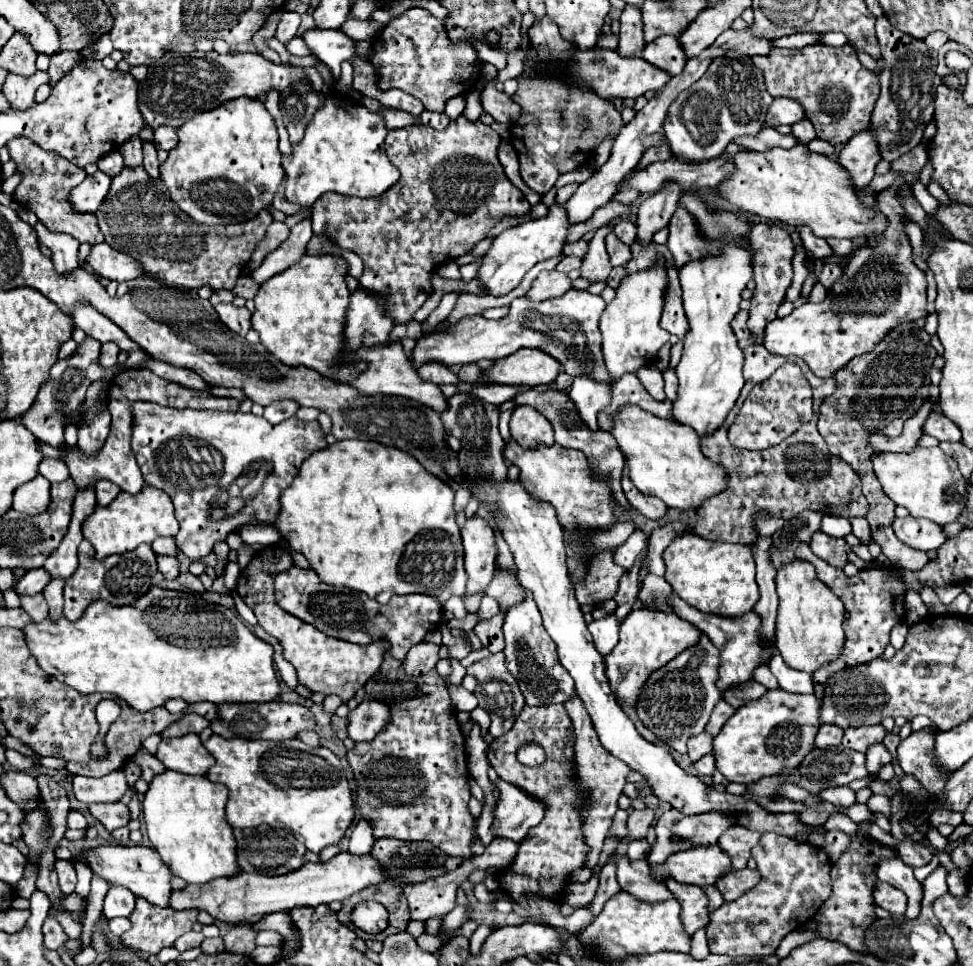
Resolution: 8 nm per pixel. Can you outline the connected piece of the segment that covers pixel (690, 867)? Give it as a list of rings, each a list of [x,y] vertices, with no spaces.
[[[719,844],[693,846],[689,850],[671,854],[663,866],[655,866],[651,870],[661,880],[673,876],[677,882],[709,886],[727,874],[727,870],[731,870],[731,856],[721,850]]]

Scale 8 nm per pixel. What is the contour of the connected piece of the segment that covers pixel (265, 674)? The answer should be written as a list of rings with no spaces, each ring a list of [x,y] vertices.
[[[153,586],[143,598],[139,598],[139,602],[133,602],[131,606],[111,606],[109,602],[91,602],[87,606],[87,610],[83,612],[83,616],[75,622],[69,622],[67,618],[61,618],[59,622],[51,622],[49,618],[39,622],[39,624],[29,624],[25,630],[25,638],[29,642],[31,654],[35,654],[39,666],[43,666],[43,670],[47,670],[47,674],[53,674],[59,682],[73,686],[75,690],[79,690],[81,694],[93,694],[93,692],[107,692],[107,694],[115,694],[119,698],[123,698],[129,706],[137,708],[137,710],[153,710],[157,706],[165,706],[167,700],[171,698],[181,698],[187,704],[197,704],[203,700],[215,702],[215,704],[245,704],[245,702],[273,702],[279,694],[281,694],[281,684],[277,678],[277,670],[273,664],[273,646],[261,638],[257,638],[237,616],[237,612],[233,612],[231,608],[219,606],[219,604],[211,604],[205,602],[201,596],[195,596],[191,592],[177,592],[177,590],[163,590]]]

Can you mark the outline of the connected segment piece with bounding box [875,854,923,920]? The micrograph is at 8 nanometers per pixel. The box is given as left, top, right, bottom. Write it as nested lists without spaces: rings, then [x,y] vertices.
[[[895,854],[893,858],[881,858],[877,862],[877,870],[875,876],[879,882],[887,882],[899,890],[903,890],[909,898],[907,904],[907,912],[905,918],[913,920],[919,916],[919,908],[921,908],[921,898],[923,898],[923,888],[921,884],[915,880],[913,876],[913,868],[907,866],[899,854]]]

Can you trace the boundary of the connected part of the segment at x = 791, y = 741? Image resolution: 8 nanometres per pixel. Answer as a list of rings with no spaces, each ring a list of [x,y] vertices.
[[[781,688],[767,690],[759,700],[737,708],[713,740],[717,768],[729,782],[739,784],[753,784],[763,776],[775,776],[783,768],[797,766],[815,748],[813,740],[819,726],[819,702],[813,694],[793,694]]]

